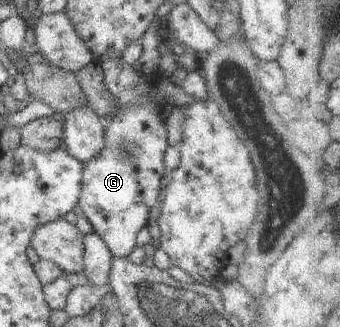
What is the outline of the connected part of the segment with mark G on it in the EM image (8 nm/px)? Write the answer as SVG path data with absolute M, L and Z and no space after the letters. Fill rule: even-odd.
M103 60L99 64L103 69L104 83L107 90L117 100L115 114L109 118L105 127L105 148L85 164L81 181L79 208L91 223L113 257L128 258L135 250L135 238L141 228L148 224L149 212L161 203L165 169L165 152L167 152L166 118L163 115L163 98L157 88L151 88L157 77L147 77L131 64L117 60ZM147 82L149 82L149 100L147 104Z

